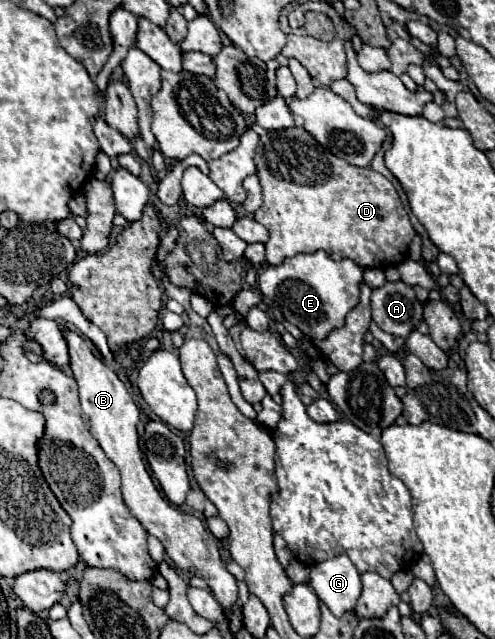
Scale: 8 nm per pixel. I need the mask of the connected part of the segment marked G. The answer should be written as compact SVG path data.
M345 554L313 566L309 584L335 616L355 610L361 592L361 576Z

